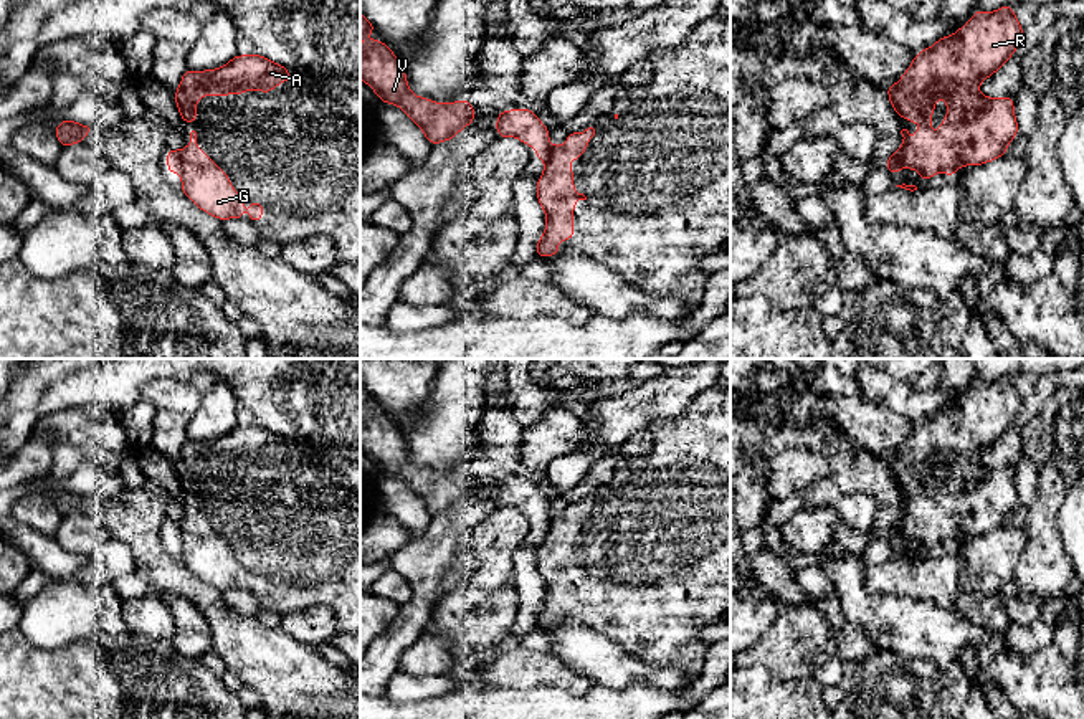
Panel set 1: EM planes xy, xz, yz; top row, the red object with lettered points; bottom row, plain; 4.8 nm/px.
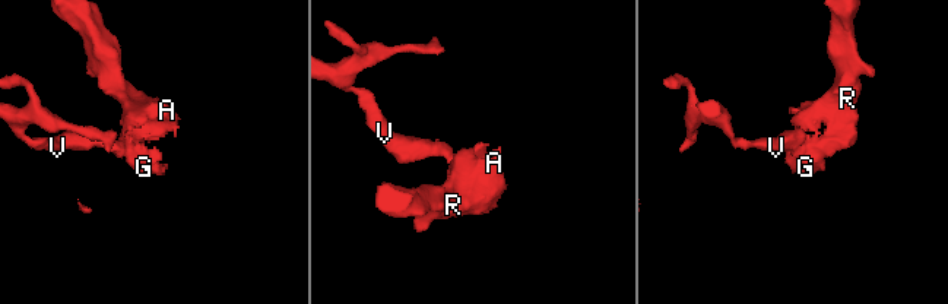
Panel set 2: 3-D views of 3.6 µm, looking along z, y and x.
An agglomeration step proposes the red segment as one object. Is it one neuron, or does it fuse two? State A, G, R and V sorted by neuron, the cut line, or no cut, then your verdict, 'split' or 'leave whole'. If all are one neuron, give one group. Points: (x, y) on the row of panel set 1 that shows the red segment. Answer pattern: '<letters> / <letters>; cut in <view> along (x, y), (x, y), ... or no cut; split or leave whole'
A G R / V; cut in xy along (177, 152), (182, 171); split

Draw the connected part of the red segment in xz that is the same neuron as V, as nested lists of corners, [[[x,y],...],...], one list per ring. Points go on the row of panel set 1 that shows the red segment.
[[[370,40],[360,46],[360,78],[378,94],[382,102],[402,107],[425,132],[430,144],[449,140],[476,117],[466,101],[440,104],[415,96],[398,58],[383,41]]]

